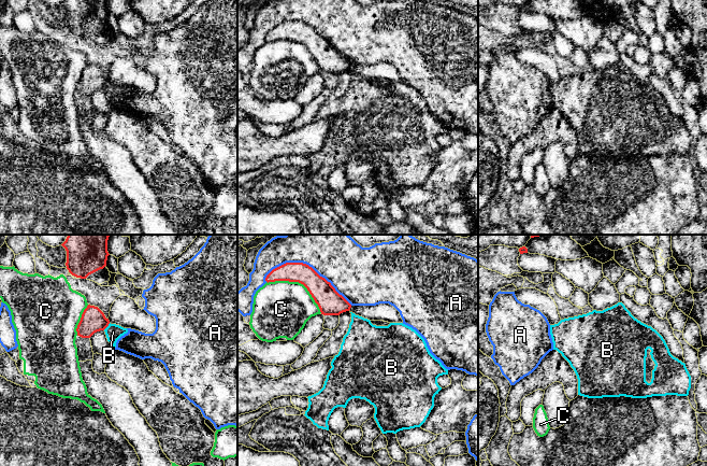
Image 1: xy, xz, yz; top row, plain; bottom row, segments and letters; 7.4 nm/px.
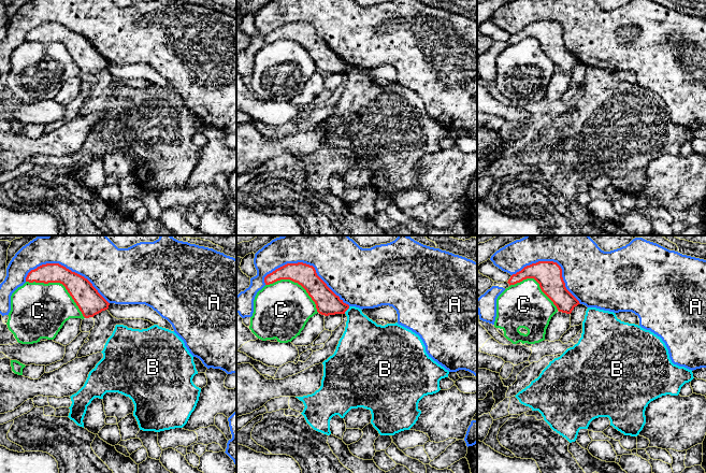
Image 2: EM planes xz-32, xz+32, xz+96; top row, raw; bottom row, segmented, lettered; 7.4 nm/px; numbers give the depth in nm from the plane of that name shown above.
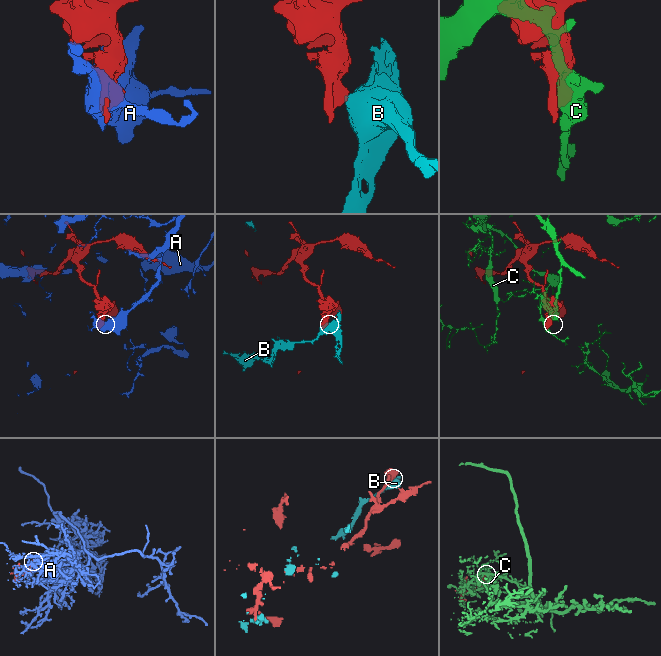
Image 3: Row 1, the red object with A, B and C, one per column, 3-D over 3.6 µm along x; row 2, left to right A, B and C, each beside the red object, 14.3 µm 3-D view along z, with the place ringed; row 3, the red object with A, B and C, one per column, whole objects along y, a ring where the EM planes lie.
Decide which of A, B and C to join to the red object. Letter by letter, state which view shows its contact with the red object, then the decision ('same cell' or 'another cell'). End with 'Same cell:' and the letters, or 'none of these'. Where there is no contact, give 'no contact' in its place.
A: xz | another cell
B: xy | another cell
C: xz | another cell
Same cell: none of these

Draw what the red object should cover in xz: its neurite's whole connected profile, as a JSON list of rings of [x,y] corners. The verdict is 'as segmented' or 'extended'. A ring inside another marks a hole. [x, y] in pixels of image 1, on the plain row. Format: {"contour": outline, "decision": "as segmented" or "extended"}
{"contour": [[[286,22],[273,28],[266,34],[265,40],[268,42],[289,40],[303,43],[323,74],[340,74],[351,67],[351,63],[335,50],[330,41],[303,22]]], "decision": "as segmented"}

